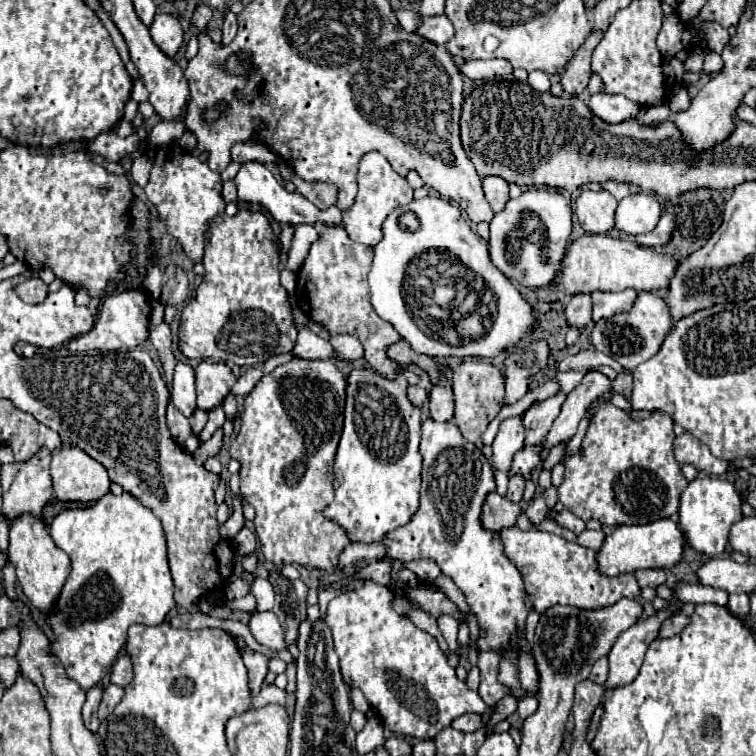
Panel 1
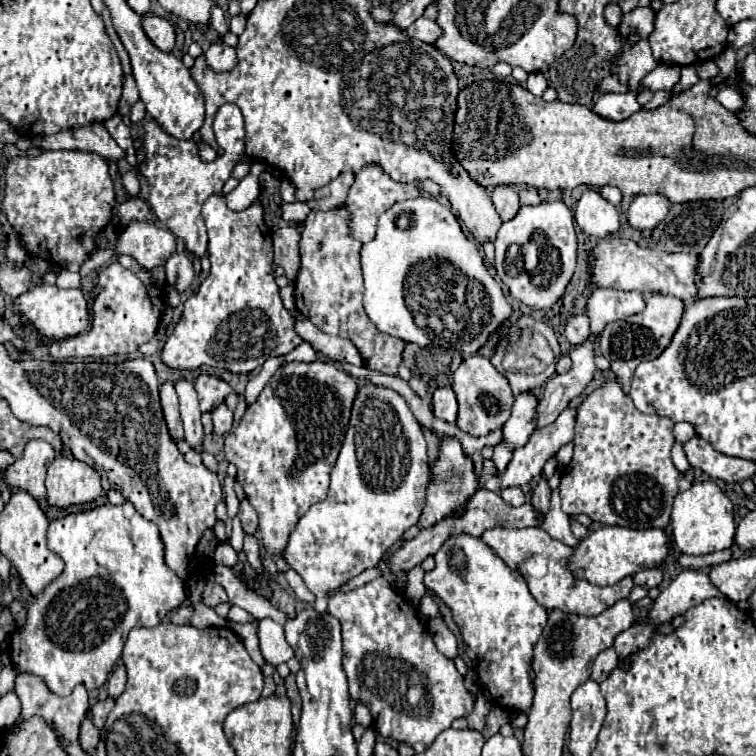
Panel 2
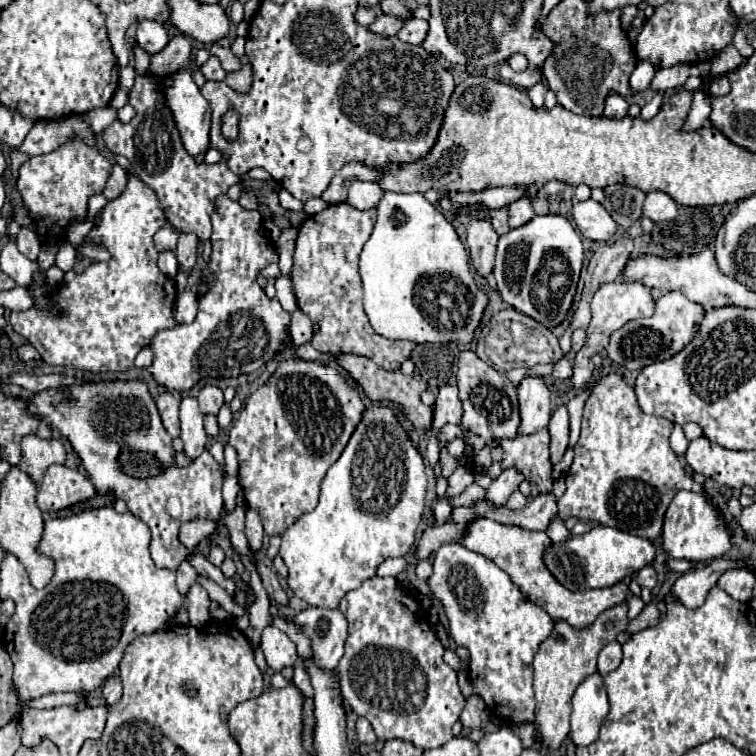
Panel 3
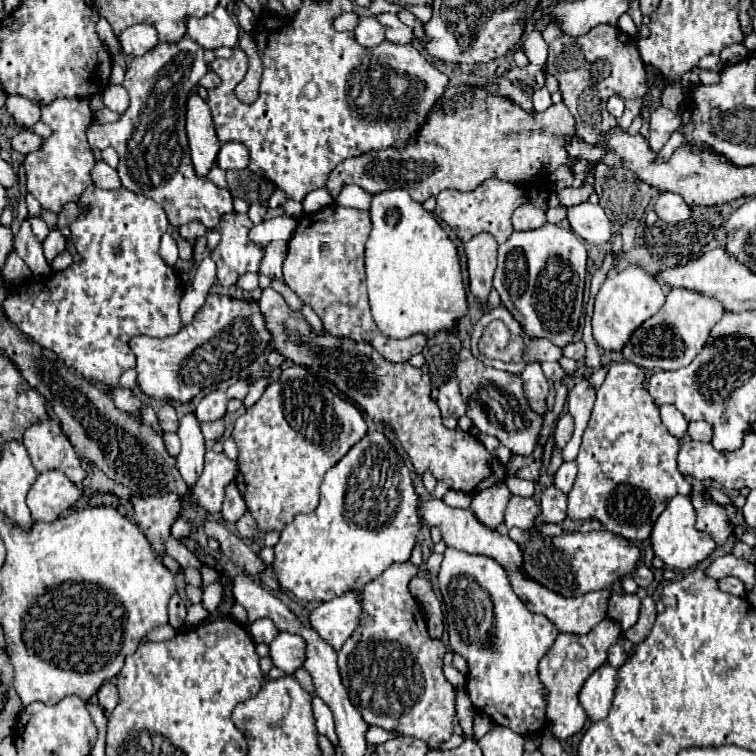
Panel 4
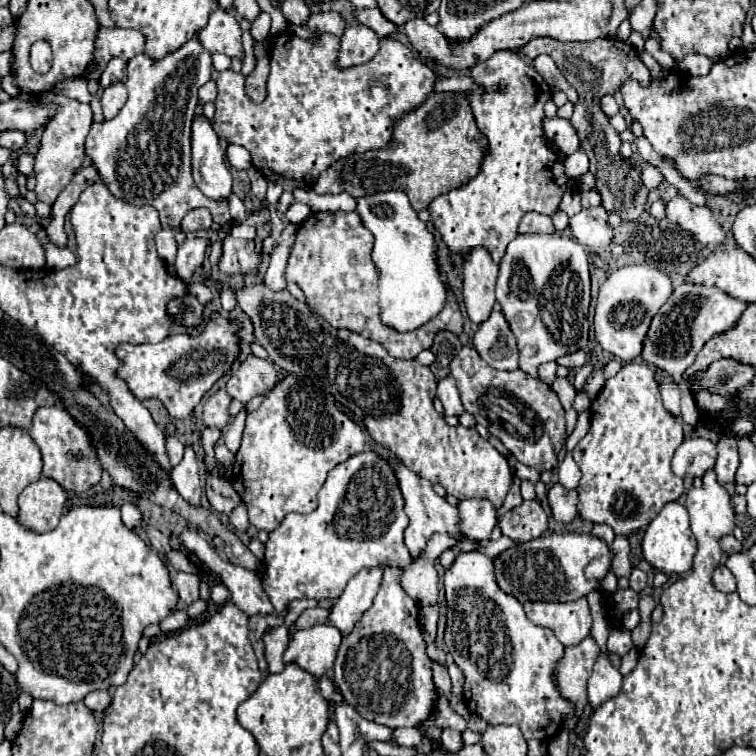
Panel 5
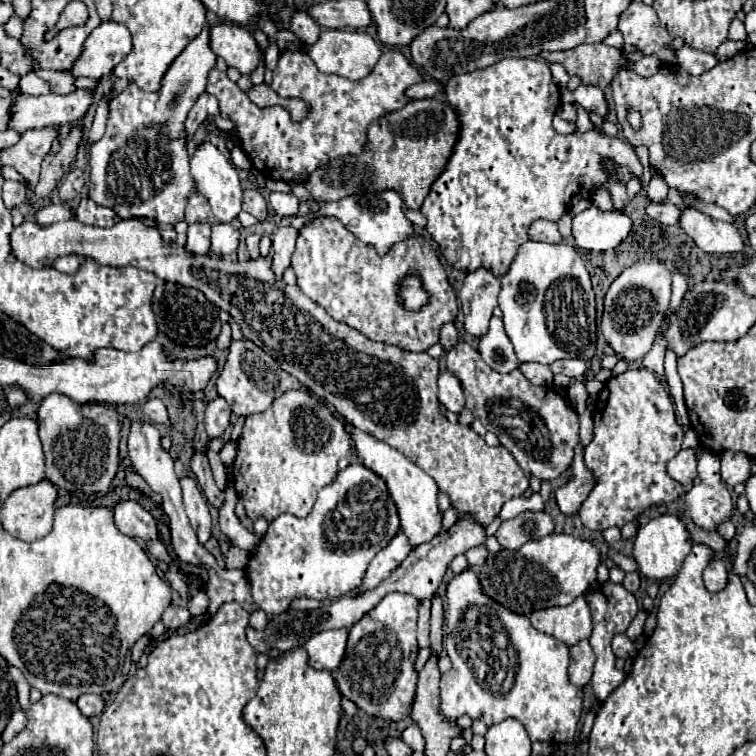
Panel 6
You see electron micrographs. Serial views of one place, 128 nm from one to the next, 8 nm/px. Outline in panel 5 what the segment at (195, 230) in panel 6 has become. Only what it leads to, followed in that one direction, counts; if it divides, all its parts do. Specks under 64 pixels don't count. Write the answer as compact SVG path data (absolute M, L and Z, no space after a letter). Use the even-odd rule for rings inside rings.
M188 234L184 244L178 246L178 256L176 256L176 272L182 280L188 280L192 276L192 268L200 266L206 258L206 246L208 240L196 234Z

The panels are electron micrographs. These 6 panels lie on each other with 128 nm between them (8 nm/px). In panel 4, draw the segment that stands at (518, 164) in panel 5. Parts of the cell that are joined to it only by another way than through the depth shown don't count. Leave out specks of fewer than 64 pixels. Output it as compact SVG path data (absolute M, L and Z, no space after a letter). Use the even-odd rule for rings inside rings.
M488 178L472 192L440 192L436 196L434 214L450 226L450 230L458 236L460 242L468 242L472 236L480 232L488 232L496 238L498 244L502 244L514 232L512 212L518 206L530 204L534 192L536 192L536 184L518 184L518 182Z

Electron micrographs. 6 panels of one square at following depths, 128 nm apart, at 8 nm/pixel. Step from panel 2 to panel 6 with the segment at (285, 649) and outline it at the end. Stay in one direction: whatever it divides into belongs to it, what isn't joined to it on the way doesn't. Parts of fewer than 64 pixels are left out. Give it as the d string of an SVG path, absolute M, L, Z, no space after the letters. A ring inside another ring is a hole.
M340 628L340 630L326 630L326 632L318 632L316 636L312 636L312 640L308 640L304 644L312 668L318 670L336 670L340 666L340 660L344 658L344 650L346 650L346 642L348 642L348 630Z

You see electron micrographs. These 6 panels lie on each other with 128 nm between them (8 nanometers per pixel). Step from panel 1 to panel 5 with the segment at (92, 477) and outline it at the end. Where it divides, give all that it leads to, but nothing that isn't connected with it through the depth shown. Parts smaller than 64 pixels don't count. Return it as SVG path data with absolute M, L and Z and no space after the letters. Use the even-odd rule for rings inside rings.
M42 476L38 482L28 484L20 496L20 512L16 516L18 524L32 532L50 532L56 528L58 518L64 510L66 492L56 484L56 480Z

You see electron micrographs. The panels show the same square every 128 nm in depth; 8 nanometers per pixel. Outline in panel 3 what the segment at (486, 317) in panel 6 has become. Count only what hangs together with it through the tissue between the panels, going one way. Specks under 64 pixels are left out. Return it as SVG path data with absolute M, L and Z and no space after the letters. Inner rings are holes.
M472 218L466 226L466 242L470 248L470 258L476 268L476 272L486 278L494 268L494 254L496 254L496 242L498 234L494 232L492 224L482 218Z

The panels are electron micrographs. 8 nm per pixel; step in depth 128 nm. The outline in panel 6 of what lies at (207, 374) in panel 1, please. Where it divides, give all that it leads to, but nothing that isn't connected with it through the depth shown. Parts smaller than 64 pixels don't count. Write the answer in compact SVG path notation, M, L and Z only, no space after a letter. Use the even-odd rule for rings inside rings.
M214 398L206 406L206 434L208 438L218 438L230 424L230 408L224 398Z

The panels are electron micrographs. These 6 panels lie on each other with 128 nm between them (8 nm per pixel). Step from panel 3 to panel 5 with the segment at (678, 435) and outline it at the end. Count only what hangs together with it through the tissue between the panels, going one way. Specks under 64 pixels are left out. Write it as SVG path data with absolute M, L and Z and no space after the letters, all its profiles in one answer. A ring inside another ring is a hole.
M660 372L660 394L664 400L664 408L672 412L674 416L680 416L680 392L674 384L674 378L668 376L668 372Z

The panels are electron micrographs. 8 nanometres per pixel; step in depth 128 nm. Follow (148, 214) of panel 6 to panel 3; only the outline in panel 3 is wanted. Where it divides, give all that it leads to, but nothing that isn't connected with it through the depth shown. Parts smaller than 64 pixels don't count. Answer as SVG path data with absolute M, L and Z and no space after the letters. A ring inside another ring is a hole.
M174 36L164 50L150 56L150 66L144 74L136 74L136 82L130 90L130 106L136 110L136 116L128 124L114 122L102 132L102 142L114 154L122 154L130 160L128 178L138 176L148 188L158 194L160 206L168 222L180 232L192 232L200 240L208 240L212 234L212 214L216 210L216 198L224 196L232 184L238 184L240 178L228 170L224 162L220 164L196 164L192 156L184 150L180 132L176 128L174 116L166 104L164 80L180 70L186 70L192 60L192 42L188 36Z

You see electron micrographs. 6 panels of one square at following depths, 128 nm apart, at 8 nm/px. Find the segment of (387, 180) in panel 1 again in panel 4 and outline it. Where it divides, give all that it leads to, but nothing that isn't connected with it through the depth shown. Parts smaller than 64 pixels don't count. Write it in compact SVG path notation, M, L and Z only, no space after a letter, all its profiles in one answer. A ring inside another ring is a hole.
M344 186L340 196L336 198L338 206L344 208L358 208L358 210L368 210L370 208L370 194L364 192L360 186Z

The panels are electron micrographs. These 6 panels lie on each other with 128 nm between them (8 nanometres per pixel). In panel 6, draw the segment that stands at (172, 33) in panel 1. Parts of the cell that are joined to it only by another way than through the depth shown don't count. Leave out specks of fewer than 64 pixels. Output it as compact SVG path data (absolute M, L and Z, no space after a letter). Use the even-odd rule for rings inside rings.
M112 20L102 22L84 42L84 50L74 66L68 70L68 74L98 80L102 76L108 76L130 50L132 38L128 28Z

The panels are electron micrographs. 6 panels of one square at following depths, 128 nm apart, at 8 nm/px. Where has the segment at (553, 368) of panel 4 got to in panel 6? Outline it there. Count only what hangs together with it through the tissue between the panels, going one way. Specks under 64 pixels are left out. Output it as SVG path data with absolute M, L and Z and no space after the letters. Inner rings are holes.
M524 362L520 364L520 372L536 386L552 388L552 372L544 364L534 364L534 362Z

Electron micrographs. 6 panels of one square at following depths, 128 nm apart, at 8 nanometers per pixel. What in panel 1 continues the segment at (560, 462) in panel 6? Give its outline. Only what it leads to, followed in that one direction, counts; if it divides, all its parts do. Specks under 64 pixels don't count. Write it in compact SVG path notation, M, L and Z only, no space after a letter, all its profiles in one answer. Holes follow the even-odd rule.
M466 360L458 368L454 368L454 398L456 398L456 412L452 422L460 428L462 436L472 444L482 444L482 434L488 428L488 424L498 416L498 412L504 406L504 376L502 372L482 360Z

